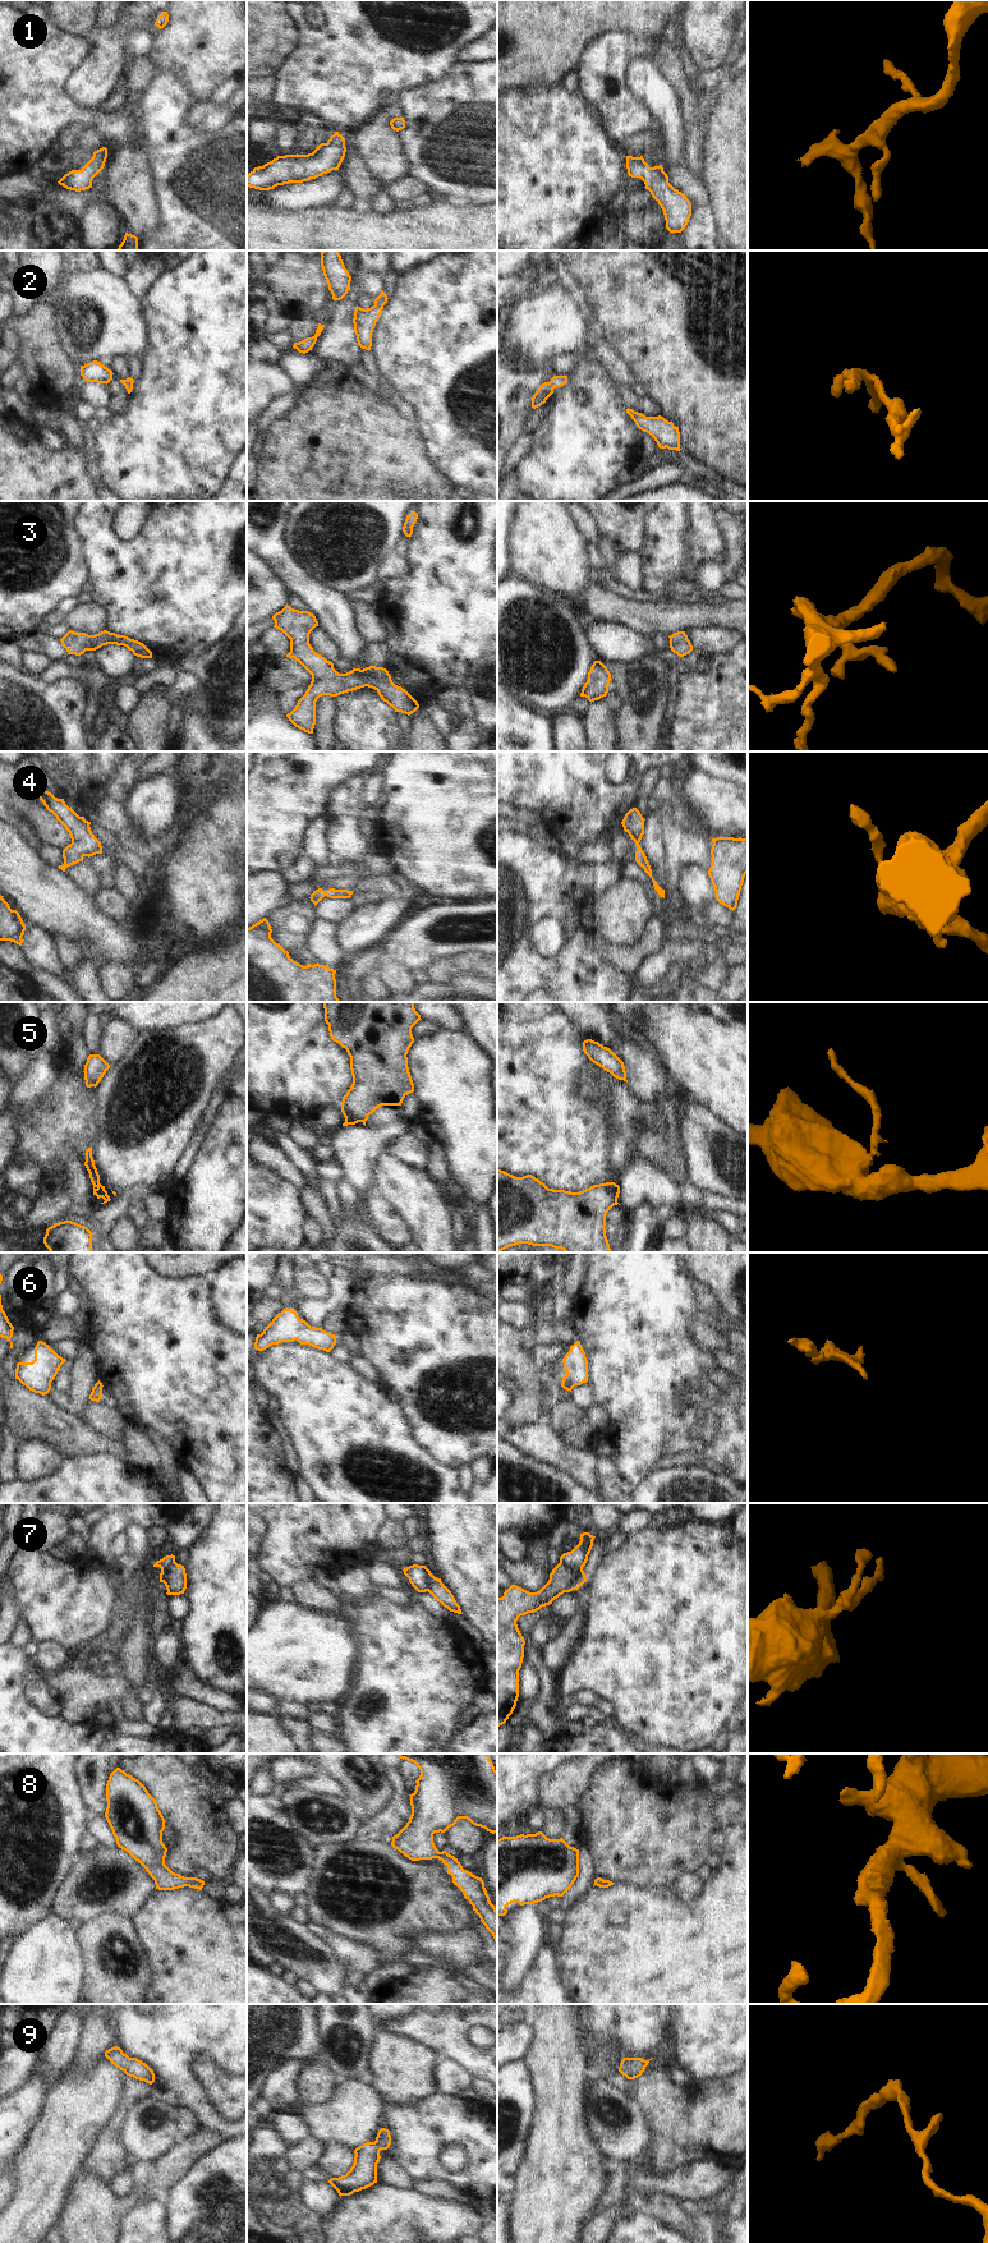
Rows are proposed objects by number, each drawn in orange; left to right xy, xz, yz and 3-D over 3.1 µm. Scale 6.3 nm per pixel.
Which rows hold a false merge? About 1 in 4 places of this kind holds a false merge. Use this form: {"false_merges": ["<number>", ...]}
{"false_merges": ["5", "7"]}

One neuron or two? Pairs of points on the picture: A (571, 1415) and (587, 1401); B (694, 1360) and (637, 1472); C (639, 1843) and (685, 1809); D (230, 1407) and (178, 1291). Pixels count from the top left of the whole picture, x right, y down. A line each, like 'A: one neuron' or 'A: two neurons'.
A: two neurons
B: one neuron
C: one neuron
D: one neuron

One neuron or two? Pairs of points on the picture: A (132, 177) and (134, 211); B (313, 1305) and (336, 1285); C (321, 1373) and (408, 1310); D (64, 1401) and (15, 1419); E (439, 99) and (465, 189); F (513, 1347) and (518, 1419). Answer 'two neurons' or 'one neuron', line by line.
A: one neuron
B: one neuron
C: two neurons
D: two neurons
E: one neuron
F: one neuron

